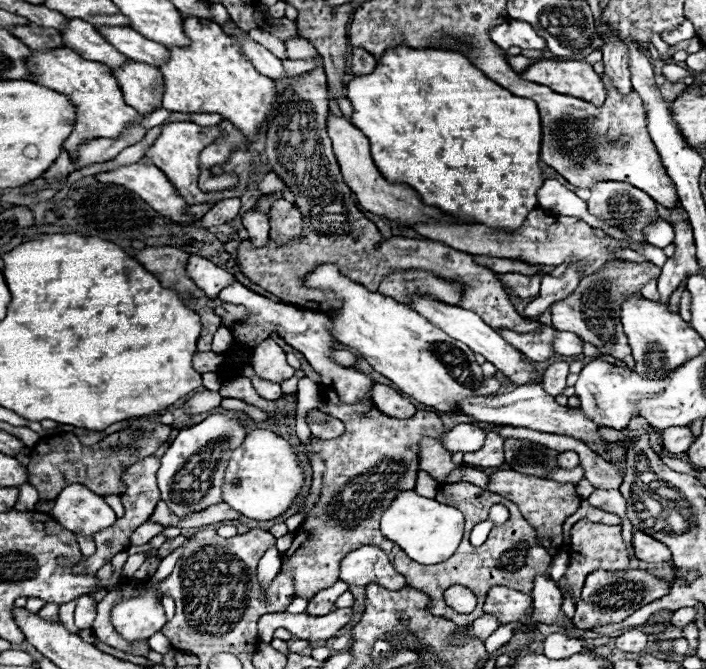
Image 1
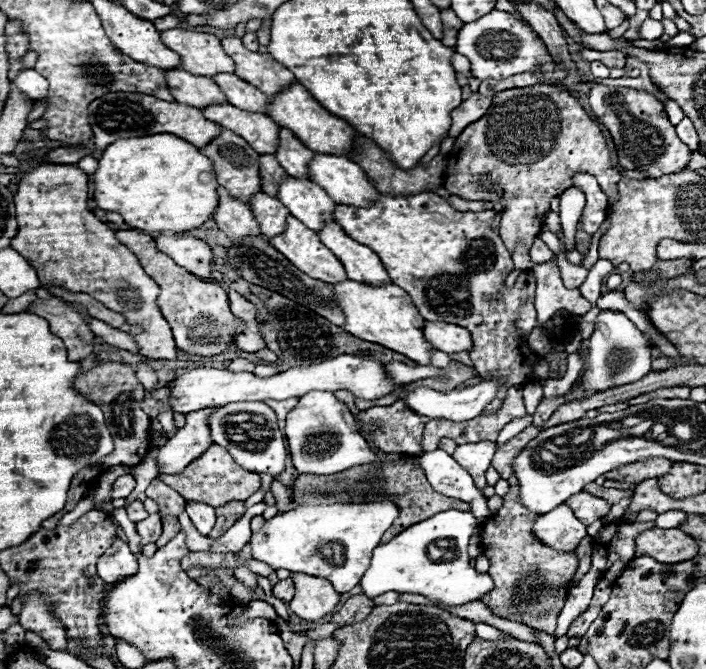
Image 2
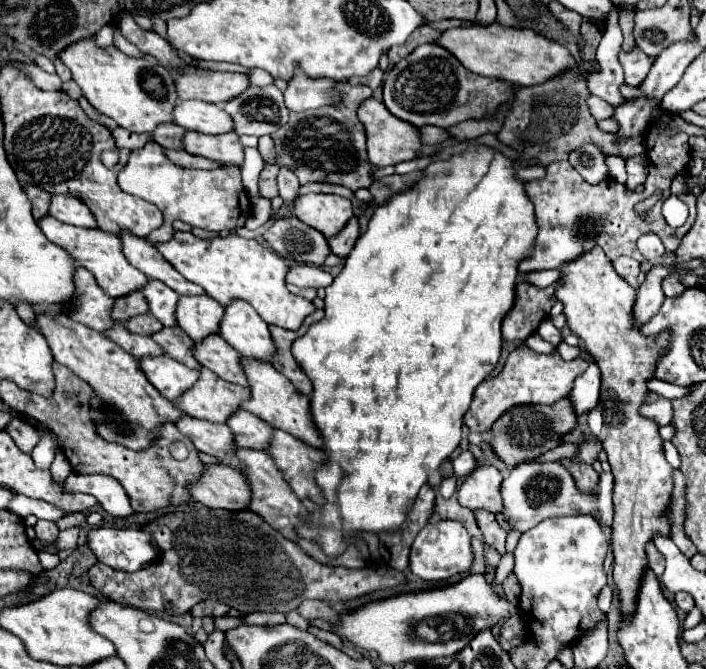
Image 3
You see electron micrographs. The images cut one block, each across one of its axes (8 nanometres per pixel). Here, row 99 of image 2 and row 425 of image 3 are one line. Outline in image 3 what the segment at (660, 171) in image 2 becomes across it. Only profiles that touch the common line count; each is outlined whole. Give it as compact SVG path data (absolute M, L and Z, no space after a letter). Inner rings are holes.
M600 246L586 250L578 258L562 264L560 280L556 288L556 298L564 302L564 314L570 330L584 340L586 350L602 368L602 400L598 408L588 414L588 424L592 434L602 436L602 446L608 452L608 462L616 480L614 486L614 522L612 522L612 542L614 542L614 582L620 592L620 610L630 612L634 608L634 592L638 592L640 572L646 568L646 552L644 546L652 540L654 532L664 532L668 536L668 522L662 518L662 512L668 508L670 490L672 490L672 466L664 458L662 438L658 434L658 426L652 420L646 420L638 414L638 408L644 404L644 396L648 388L644 382L654 376L654 364L662 350L668 346L668 334L660 334L658 338L644 338L636 328L632 328L632 306L636 290L622 280L608 256Z

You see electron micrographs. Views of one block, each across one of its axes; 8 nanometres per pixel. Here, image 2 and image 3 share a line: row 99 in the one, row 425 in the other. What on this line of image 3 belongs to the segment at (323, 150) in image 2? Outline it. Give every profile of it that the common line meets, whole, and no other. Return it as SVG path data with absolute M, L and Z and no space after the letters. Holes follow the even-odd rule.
M242 358L242 370L246 374L248 380L248 388L250 388L250 396L248 400L244 400L240 406L252 414L256 414L258 418L262 418L264 422L268 422L274 428L282 428L284 432L290 432L292 436L298 436L300 440L306 440L308 444L314 444L314 448L322 448L318 430L310 418L310 396L298 392L292 382L280 374L270 362L262 362L262 360L250 360L250 358Z

